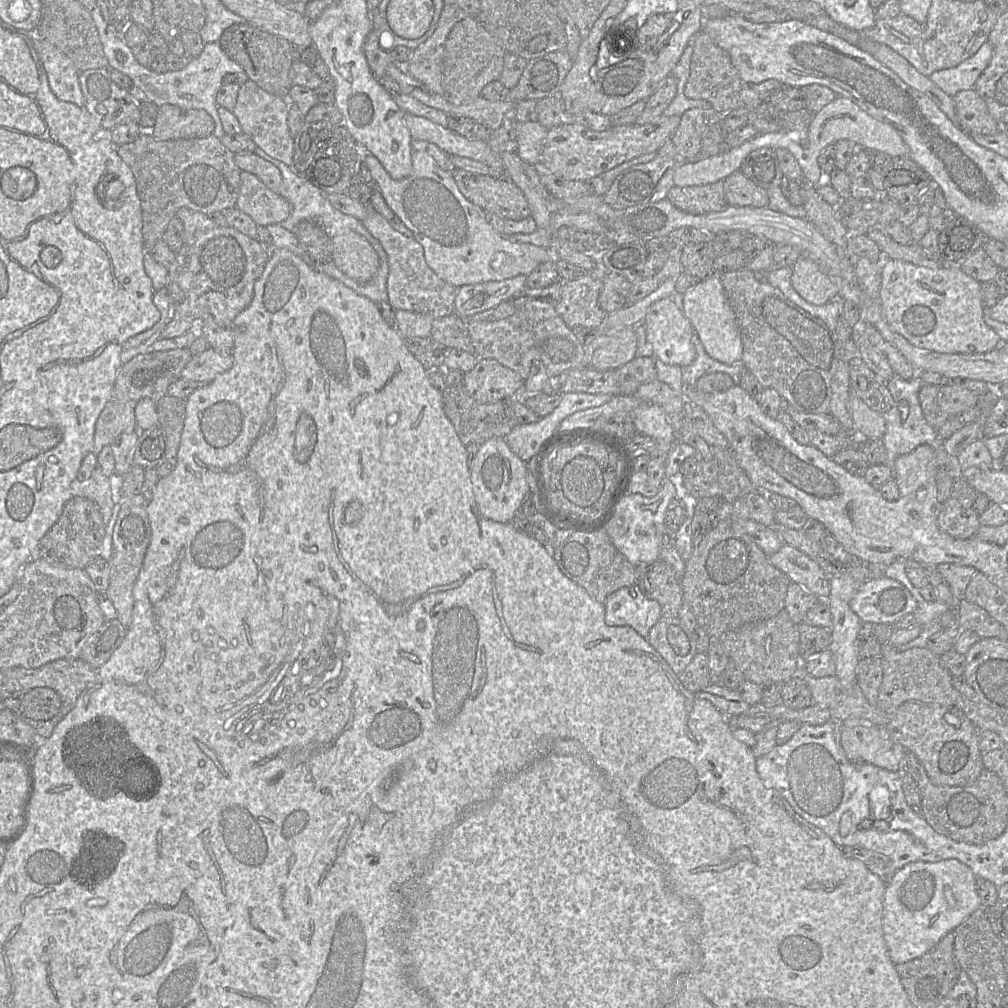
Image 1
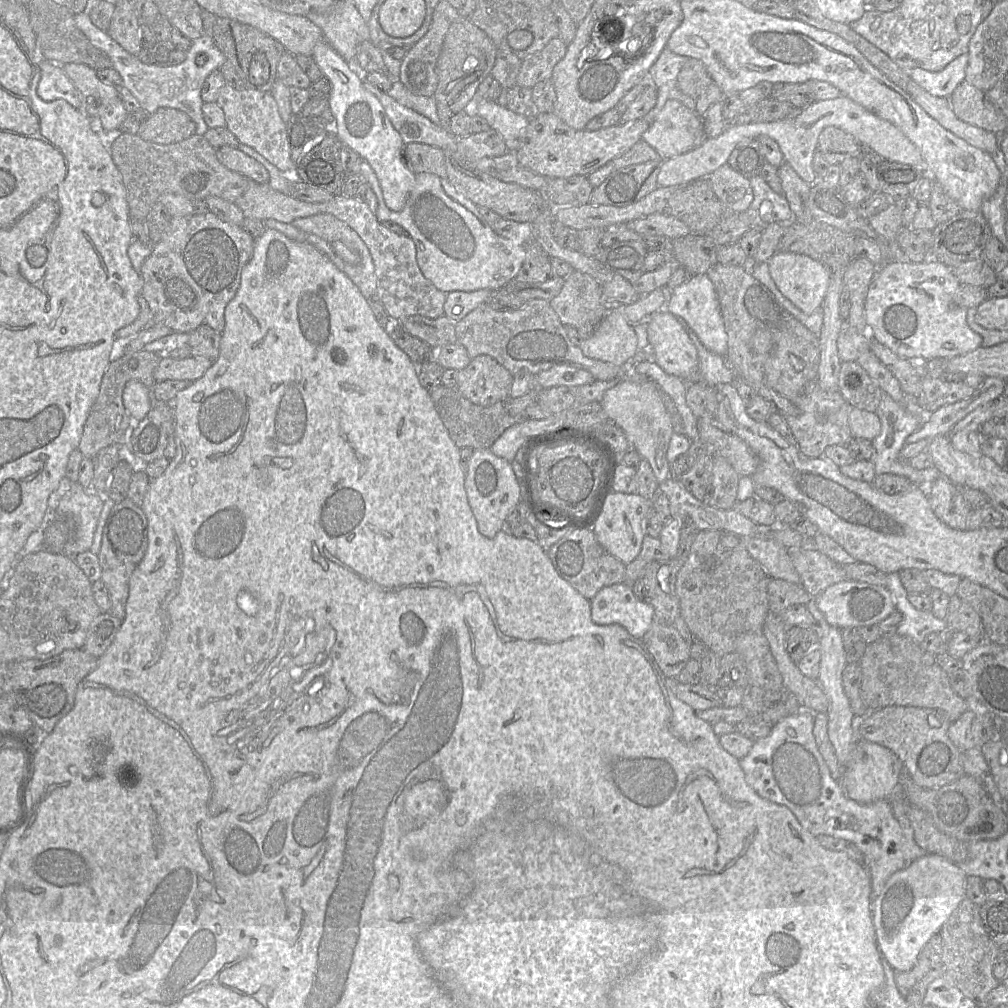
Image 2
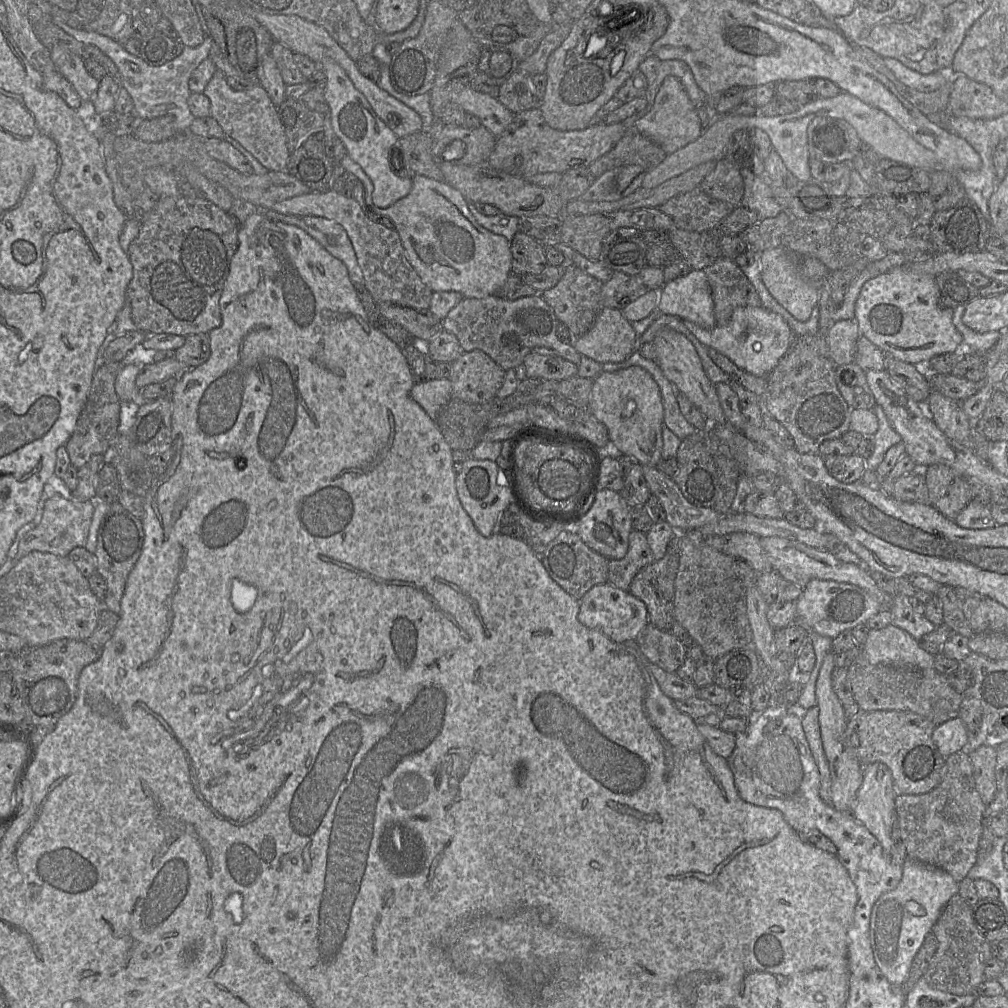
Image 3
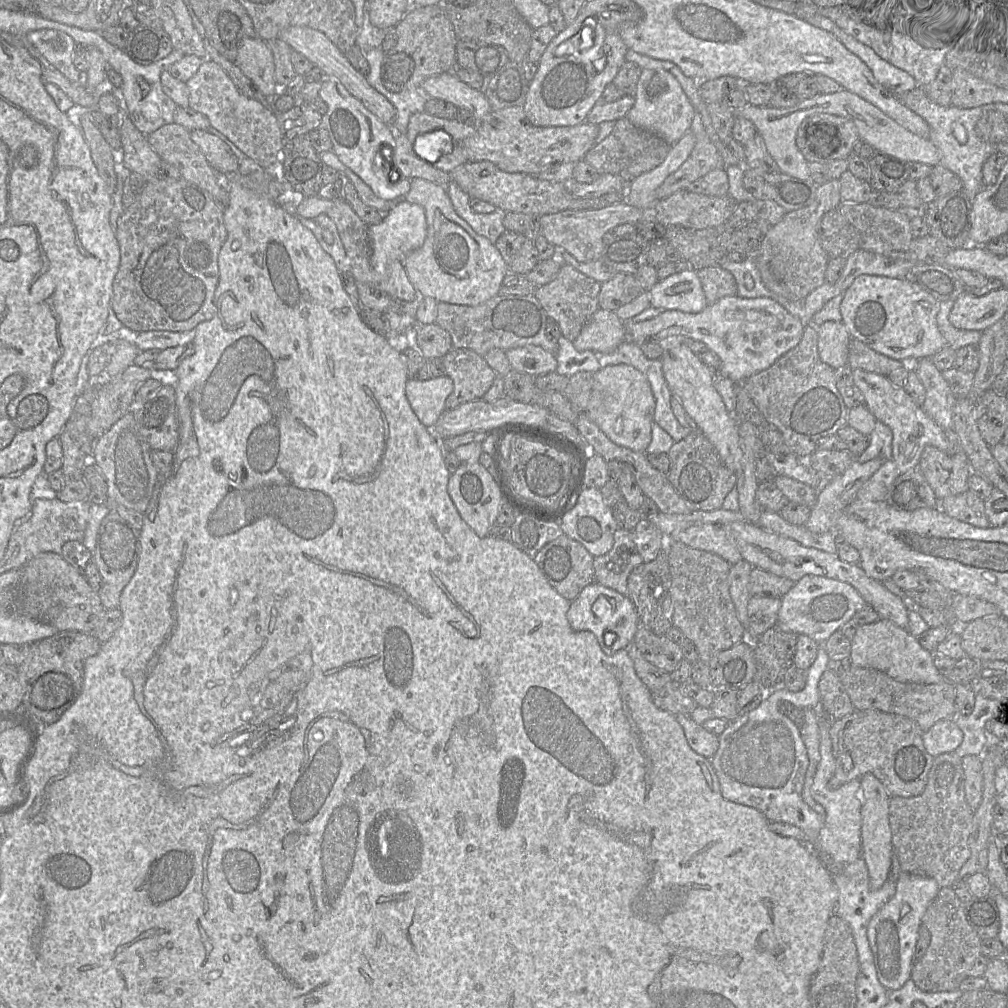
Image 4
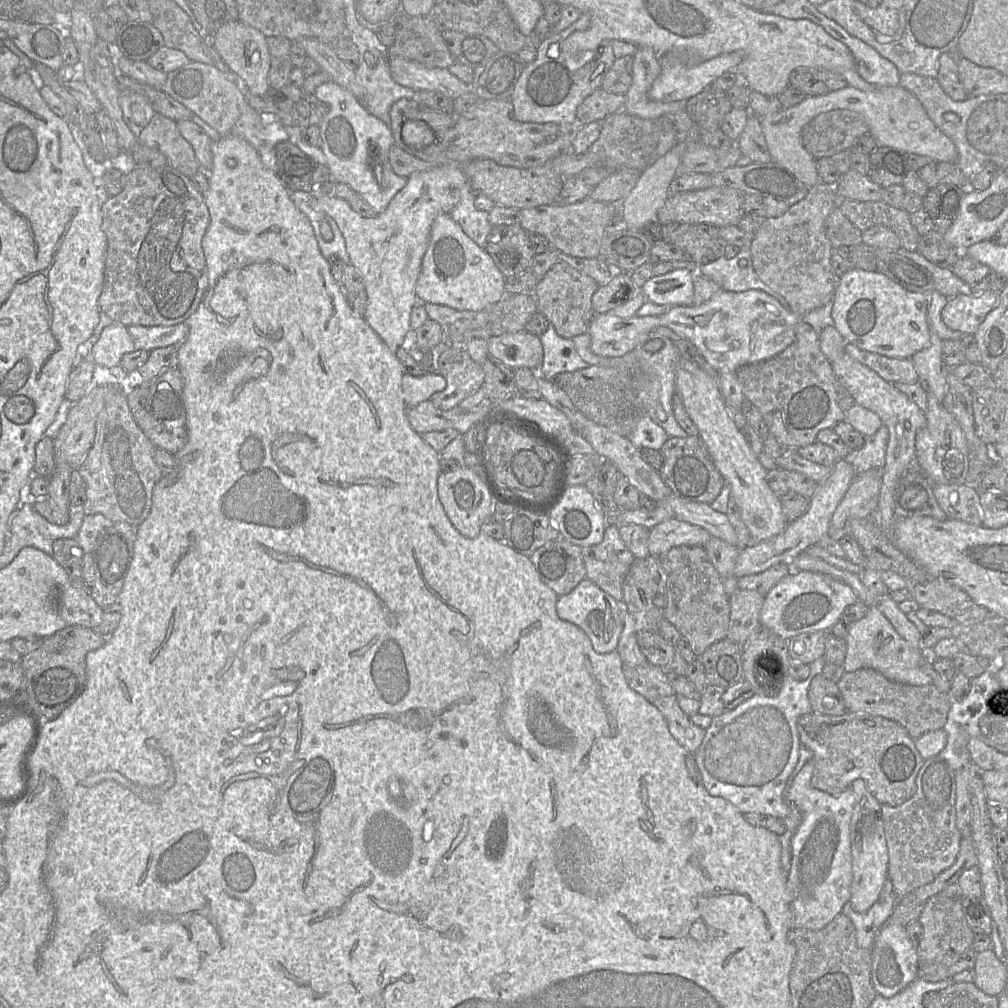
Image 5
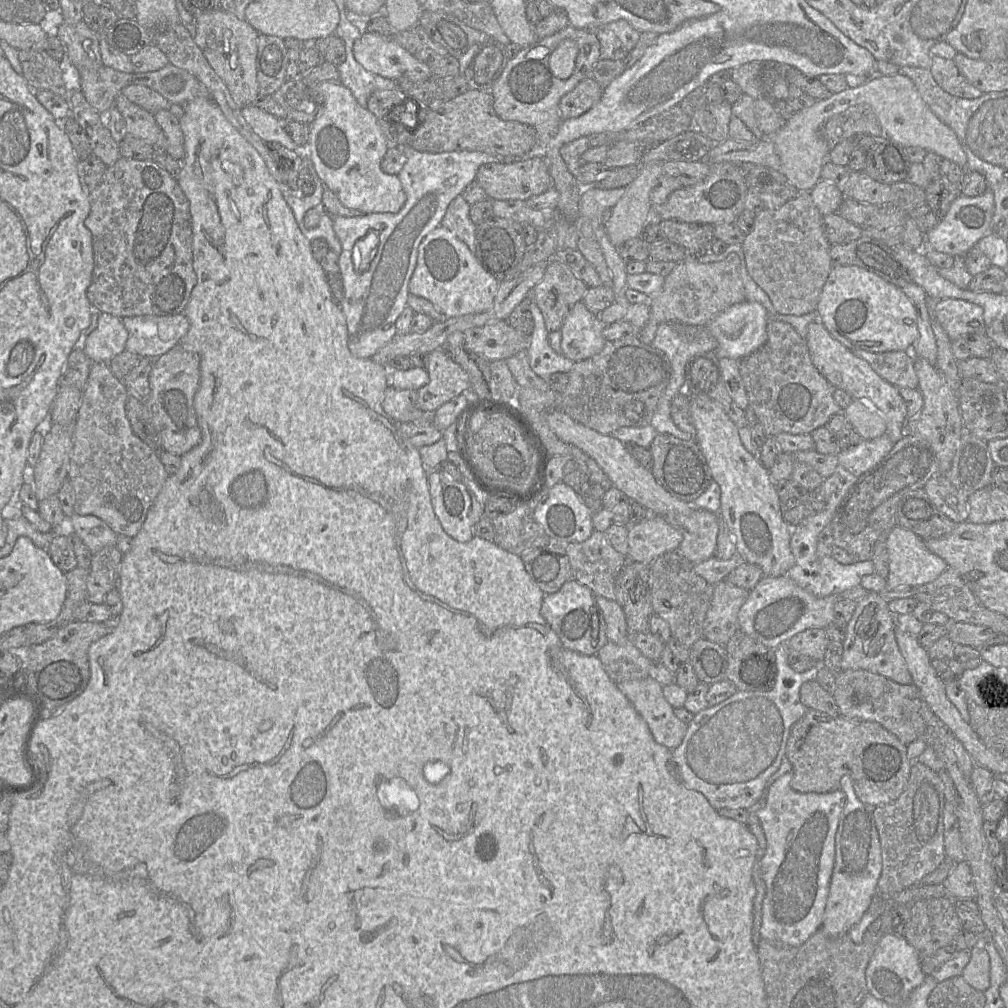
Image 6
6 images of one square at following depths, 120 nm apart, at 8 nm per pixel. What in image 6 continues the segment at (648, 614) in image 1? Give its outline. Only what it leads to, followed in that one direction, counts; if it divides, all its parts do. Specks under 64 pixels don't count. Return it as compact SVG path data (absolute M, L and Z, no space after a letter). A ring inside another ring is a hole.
M574 579L565 582L557 592L545 595L540 612L562 645L571 651L592 656L608 642L605 619L596 605L595 594Z

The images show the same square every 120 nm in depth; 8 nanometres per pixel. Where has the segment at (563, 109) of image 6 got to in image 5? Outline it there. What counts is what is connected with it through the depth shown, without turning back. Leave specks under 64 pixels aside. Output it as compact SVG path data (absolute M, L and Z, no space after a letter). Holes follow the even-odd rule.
M599 88L585 98L577 108L577 126L603 121L621 111L625 102L625 95L607 93Z

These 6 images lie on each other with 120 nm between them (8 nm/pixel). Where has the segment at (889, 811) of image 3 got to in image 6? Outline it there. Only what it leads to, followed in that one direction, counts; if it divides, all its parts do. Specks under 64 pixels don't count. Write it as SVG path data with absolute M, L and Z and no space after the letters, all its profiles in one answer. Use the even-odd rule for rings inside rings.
M848 776L841 778L840 790L846 795L846 803L835 835L834 867L823 921L819 929L834 938L848 933L867 912L877 893L877 883L882 871L881 845L873 817L875 807L858 799Z

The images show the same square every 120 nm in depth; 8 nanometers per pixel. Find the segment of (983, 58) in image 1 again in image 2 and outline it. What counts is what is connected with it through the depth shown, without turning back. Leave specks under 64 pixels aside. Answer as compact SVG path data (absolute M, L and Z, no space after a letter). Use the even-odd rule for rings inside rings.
M964 53L941 71L931 72L922 68L912 68L906 70L906 73L929 94L949 98L955 88L965 80L968 59L968 54Z

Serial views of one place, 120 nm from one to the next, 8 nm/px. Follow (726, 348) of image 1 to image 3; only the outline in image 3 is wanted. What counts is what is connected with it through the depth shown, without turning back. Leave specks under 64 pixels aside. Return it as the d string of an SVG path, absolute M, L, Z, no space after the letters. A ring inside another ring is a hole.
M692 269L687 275L665 283L659 290L657 311L702 328L714 327L714 303L704 271Z

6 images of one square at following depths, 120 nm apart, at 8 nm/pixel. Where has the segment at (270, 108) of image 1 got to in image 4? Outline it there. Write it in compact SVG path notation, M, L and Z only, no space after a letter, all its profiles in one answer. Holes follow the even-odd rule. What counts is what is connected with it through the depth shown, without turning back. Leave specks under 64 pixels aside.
M205 60L186 83L189 108L206 116L211 126L225 135L263 169L273 169L280 160L284 138L278 121L266 103L246 97L215 62Z

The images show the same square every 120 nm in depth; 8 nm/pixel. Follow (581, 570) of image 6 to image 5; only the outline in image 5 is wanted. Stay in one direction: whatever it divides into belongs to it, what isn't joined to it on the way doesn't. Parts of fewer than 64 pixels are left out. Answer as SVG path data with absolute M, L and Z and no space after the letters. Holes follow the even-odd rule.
M607 525L599 544L581 548L586 579L617 601L622 601L623 582L635 557L621 539L619 527Z

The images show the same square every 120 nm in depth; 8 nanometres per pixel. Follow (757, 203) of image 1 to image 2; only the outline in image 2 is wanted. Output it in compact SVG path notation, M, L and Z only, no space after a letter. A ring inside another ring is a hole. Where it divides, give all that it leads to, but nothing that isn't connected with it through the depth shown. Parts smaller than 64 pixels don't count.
M724 164L709 177L711 187L728 212L745 213L753 201L753 191L748 178Z

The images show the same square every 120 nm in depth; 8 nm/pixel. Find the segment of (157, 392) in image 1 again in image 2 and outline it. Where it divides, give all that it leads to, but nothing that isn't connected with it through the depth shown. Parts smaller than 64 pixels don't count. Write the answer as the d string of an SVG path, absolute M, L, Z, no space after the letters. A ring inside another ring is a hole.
M141 350L135 353L126 353L119 359L111 361L103 375L99 395L89 411L77 448L84 458L92 459L101 449L122 440L130 425L130 414L126 411L122 397L126 383L138 380L149 389L152 388L156 384L154 371L165 355Z

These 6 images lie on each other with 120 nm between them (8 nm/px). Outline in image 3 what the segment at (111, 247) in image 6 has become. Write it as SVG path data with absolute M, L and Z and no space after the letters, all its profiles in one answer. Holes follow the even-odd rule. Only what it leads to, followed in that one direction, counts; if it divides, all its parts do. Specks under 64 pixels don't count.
M182 194L174 197L160 197L157 205L140 222L139 234L131 242L127 252L133 268L133 277L126 290L126 299L130 303L131 317L136 329L145 334L167 333L186 337L191 334L208 334L211 330L218 328L222 323L219 300L229 274L230 261L238 248L238 229L238 224L227 212L205 198L188 197Z

